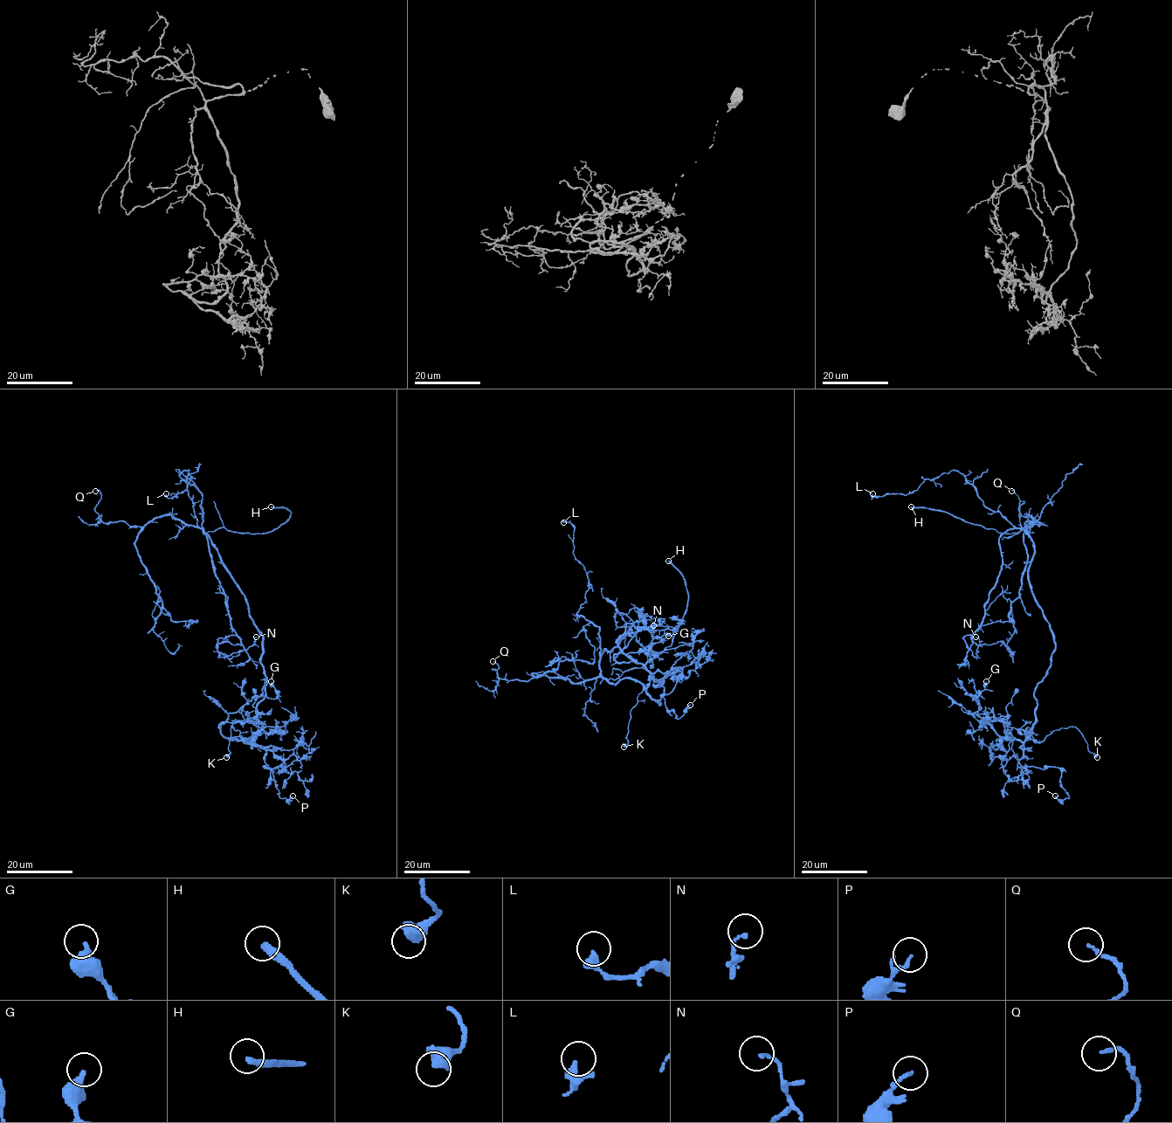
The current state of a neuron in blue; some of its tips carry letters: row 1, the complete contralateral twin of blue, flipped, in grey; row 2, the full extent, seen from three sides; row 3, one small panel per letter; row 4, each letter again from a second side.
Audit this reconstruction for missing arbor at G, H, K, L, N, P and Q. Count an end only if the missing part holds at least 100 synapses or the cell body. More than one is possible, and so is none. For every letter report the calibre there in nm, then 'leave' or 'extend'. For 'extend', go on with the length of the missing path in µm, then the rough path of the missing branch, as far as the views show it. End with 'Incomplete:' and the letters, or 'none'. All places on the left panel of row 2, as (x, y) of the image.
G: 380 nm | leave
H: 300 nm | extend | 10 µm | (271, 506), (253, 504)
K: 600 nm | leave
L: 360 nm | leave
N: 140 nm | leave
P: 140 nm | leave
Q: 140 nm | leave
Incomplete: H

